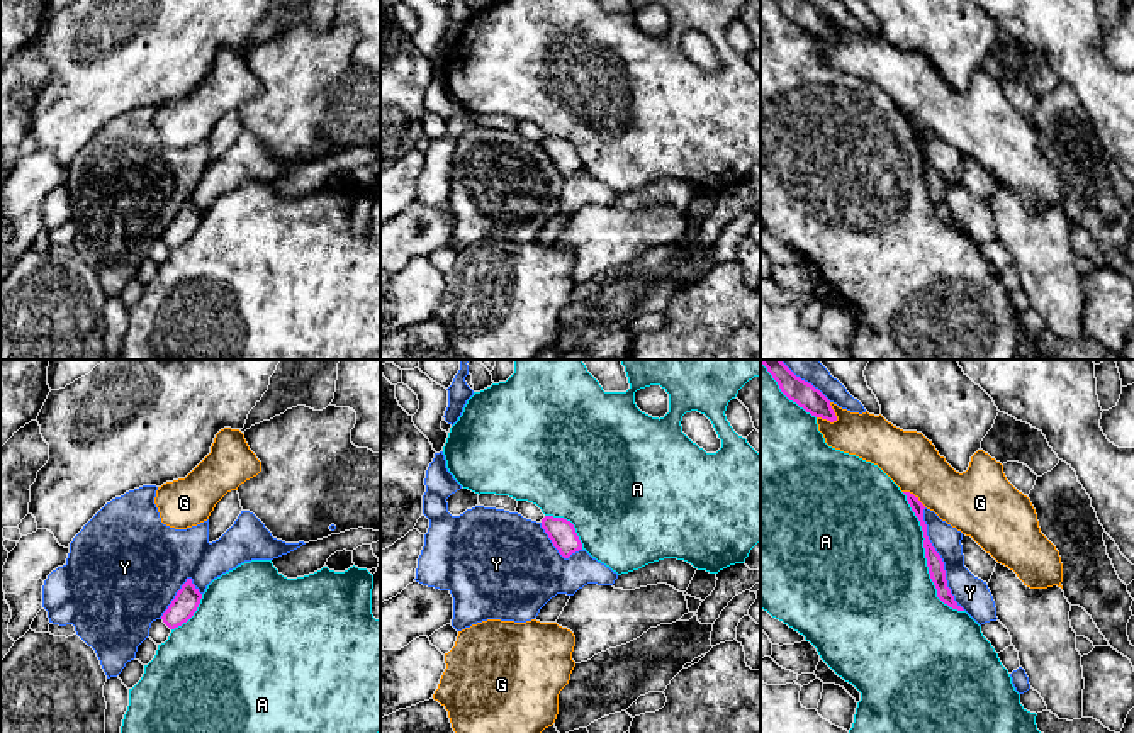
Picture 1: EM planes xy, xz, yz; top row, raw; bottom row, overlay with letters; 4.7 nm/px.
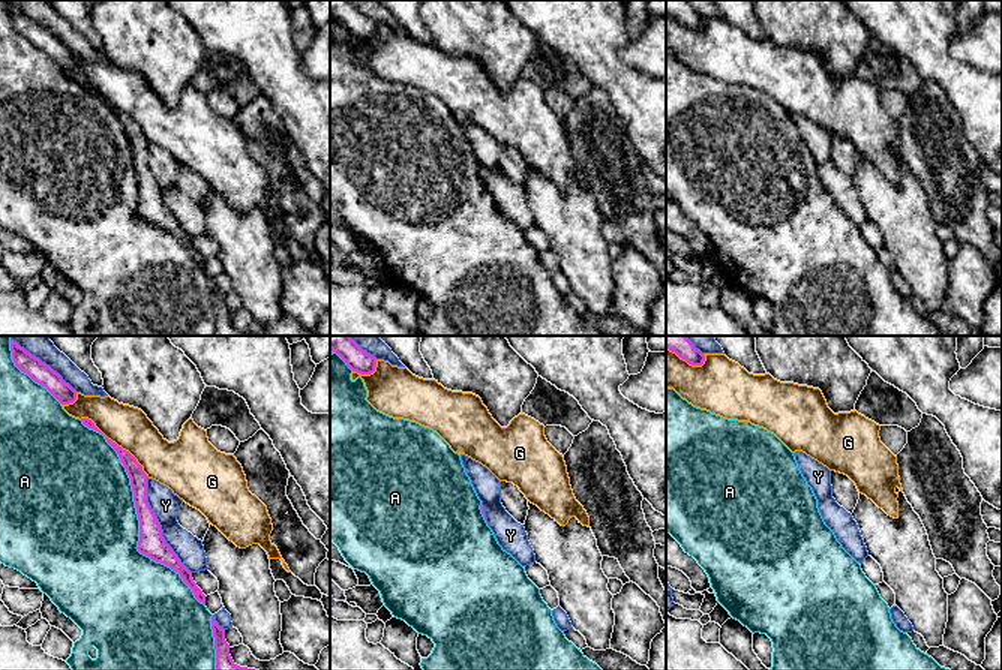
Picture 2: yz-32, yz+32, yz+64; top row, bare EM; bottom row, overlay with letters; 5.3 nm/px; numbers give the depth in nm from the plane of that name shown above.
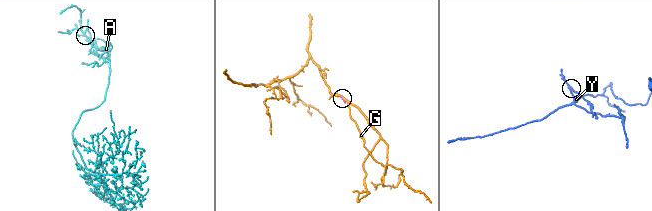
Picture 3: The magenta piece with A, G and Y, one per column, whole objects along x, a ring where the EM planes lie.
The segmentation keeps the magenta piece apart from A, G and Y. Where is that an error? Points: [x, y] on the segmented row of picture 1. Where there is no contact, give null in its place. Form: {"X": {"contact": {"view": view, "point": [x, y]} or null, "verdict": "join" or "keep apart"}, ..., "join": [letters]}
{"A": {"contact": {"view": "yz", "point": [926, 557]}, "verdict": "keep apart"}, "G": {"contact": {"view": "yz", "point": [834, 419]}, "verdict": "keep apart"}, "Y": {"contact": {"view": "yz", "point": [941, 559]}, "verdict": "join"}, "join": ["Y"]}

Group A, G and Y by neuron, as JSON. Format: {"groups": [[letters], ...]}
{"groups": [["A"], ["G"], ["Y"]]}

